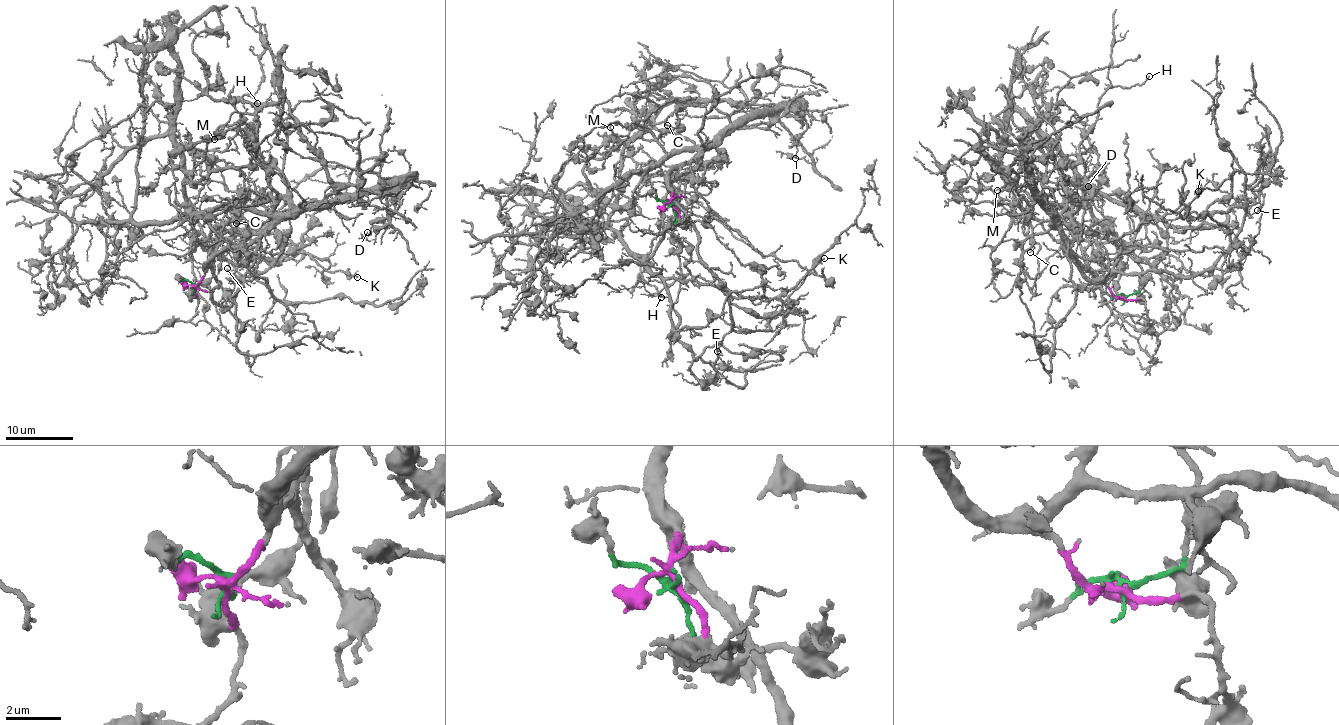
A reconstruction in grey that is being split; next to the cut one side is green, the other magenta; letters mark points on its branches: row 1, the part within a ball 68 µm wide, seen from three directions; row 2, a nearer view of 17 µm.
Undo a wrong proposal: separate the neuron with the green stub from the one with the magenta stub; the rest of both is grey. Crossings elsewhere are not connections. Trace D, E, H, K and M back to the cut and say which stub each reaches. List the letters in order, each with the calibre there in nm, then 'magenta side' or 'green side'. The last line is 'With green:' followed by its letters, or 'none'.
D: 120 nm thick; magenta side
E: 80 nm thick; magenta side
H: 140 nm thick; magenta side
K: 110 nm thick; green side
M: 150 nm thick; magenta side
With green: K

